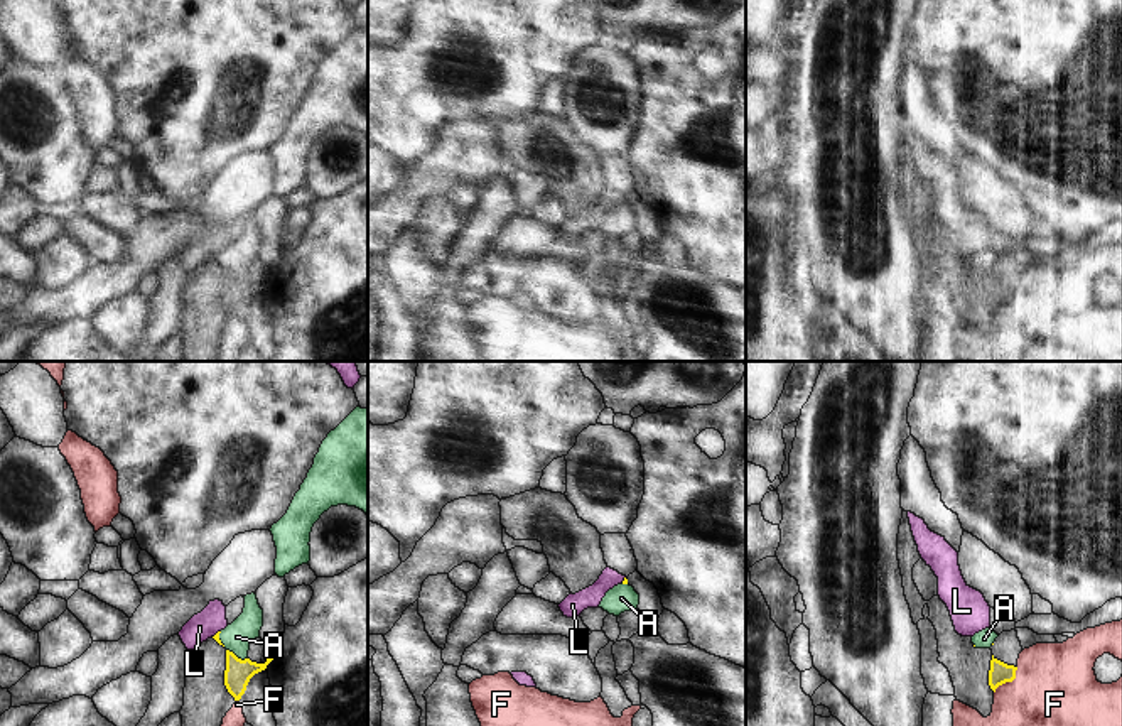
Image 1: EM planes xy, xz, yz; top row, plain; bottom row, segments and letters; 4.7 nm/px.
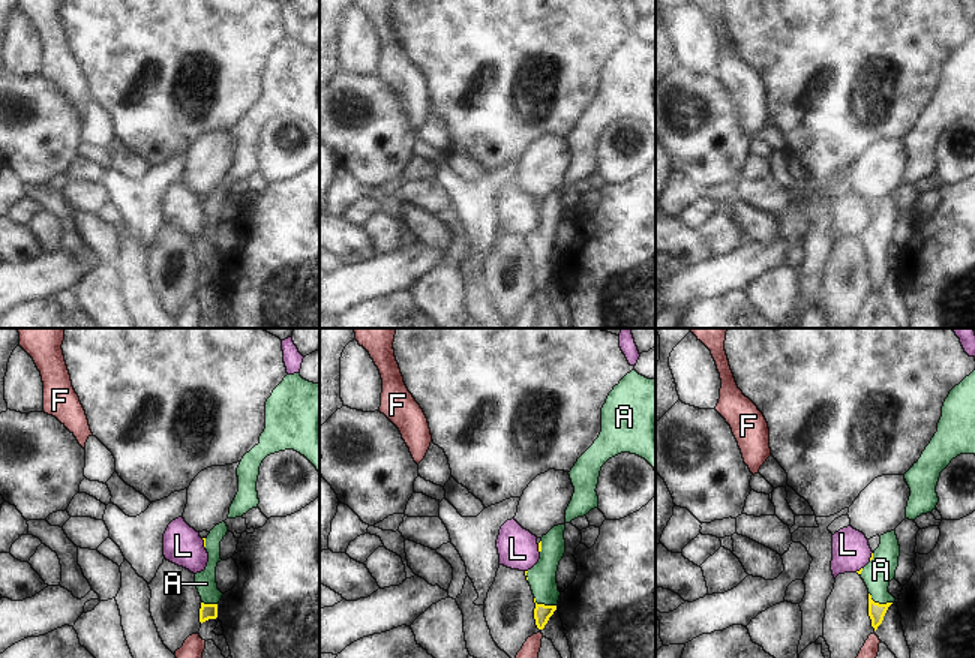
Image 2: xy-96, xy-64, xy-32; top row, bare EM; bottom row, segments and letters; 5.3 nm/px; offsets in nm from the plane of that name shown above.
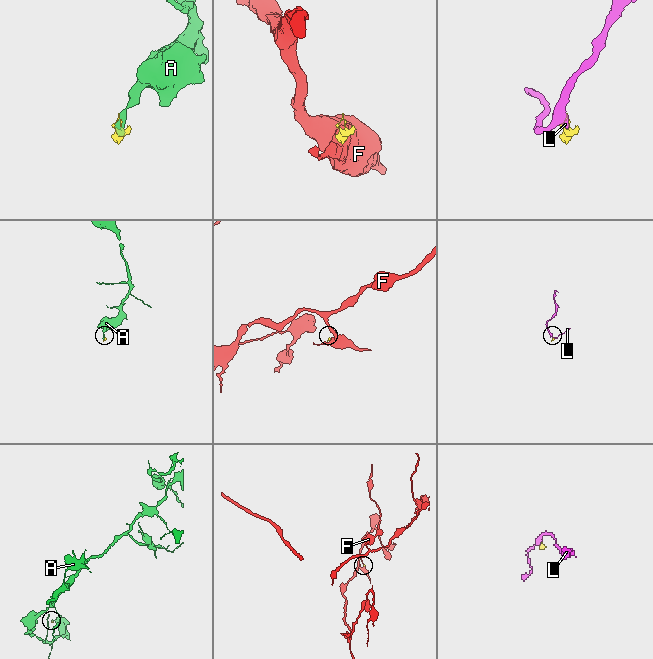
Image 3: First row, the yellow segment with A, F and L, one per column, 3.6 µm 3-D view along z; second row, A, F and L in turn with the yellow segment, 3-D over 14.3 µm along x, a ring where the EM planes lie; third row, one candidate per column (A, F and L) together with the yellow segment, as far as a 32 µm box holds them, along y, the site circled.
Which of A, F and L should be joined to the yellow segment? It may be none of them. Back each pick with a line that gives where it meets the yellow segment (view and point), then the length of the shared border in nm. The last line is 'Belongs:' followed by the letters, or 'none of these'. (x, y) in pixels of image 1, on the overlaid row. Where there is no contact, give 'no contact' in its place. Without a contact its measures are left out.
A: meets yellow in xy at (235, 655); contact 120 nm long
Belongs: A

